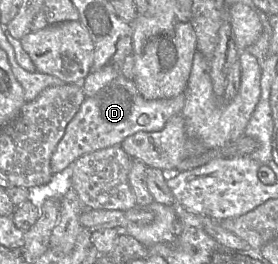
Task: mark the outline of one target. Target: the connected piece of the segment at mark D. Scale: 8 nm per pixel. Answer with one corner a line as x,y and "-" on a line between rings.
118,75
96,95
82,102
51,156
52,173
63,171
87,153
120,146
125,138
137,132
161,131
170,118
181,114
184,105
185,93
170,99
148,100
140,94
133,79

